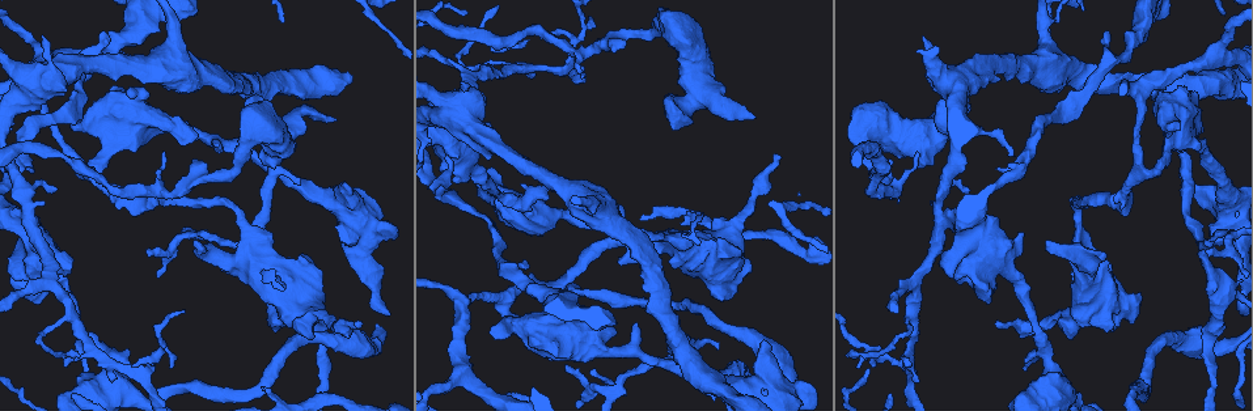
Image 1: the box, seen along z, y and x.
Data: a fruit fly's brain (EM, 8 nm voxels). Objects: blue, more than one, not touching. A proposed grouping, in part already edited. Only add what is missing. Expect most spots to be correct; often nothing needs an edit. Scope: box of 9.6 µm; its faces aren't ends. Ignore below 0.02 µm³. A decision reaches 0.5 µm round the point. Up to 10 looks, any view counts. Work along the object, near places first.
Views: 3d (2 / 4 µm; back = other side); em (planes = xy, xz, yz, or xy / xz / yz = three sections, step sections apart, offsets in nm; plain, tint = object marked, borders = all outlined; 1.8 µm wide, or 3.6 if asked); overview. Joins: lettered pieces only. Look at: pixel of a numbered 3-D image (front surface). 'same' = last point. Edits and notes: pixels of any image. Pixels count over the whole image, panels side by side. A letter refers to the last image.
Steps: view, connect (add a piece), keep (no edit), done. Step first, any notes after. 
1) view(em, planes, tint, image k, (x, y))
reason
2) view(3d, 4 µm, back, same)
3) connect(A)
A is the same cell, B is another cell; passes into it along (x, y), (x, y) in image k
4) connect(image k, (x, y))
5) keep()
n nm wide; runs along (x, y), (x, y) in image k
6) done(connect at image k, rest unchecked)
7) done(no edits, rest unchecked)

view(3d, 4 µm, image 1, (446, 157))
an open end

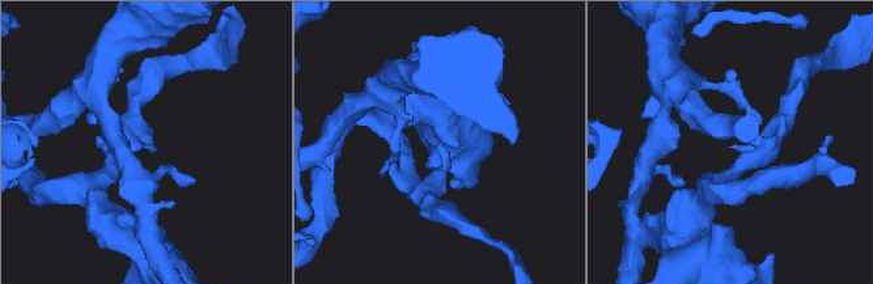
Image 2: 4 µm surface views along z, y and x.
view(em, planes, borders, image 2, (147, 145))
now the EM

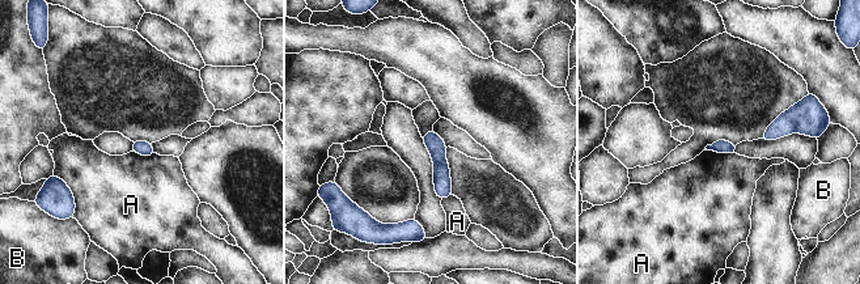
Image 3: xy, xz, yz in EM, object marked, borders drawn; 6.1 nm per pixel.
keep()
A and B are other cells; border along (54, 174), (71, 191), (75, 208) in image 3; none of them fits

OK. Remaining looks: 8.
view(3d, 2 µm, image 1, (337, 120))

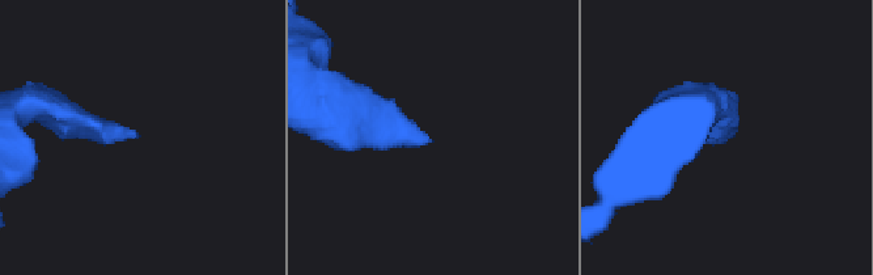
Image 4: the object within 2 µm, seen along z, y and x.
view(em, xy, step 4, borders, image 4, (727, 135))
shape alone is not enough

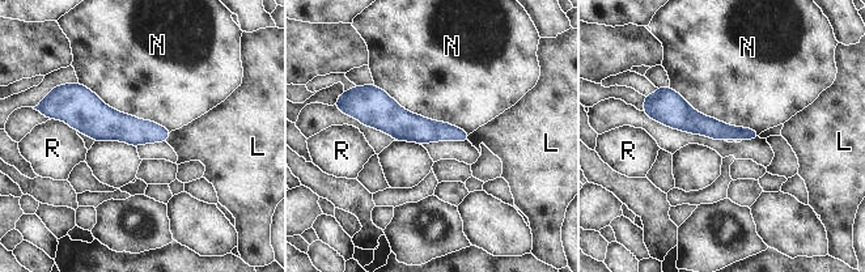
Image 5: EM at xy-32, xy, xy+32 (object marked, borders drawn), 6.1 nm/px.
keep()
L, N and R are other cells; runs along (359, 109), (466, 136) in image 5; no lettered piece goes on from it

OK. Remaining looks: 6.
view(em, planes, borders, image 1, (68, 269))
stops while still wide

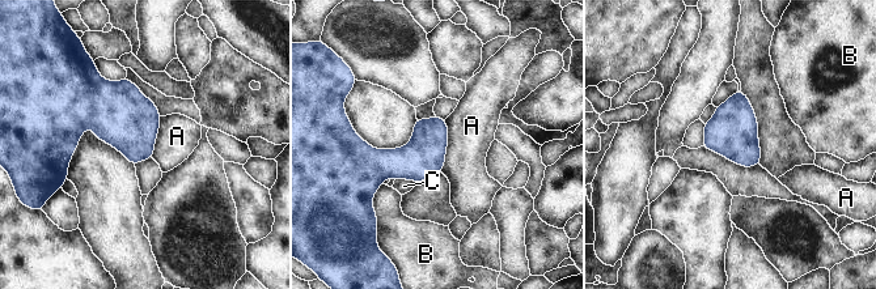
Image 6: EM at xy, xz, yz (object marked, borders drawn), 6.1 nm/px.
keep()
260 nm wide; A, B and C are other cells; none of them fits

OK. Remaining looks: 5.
view(3d, 2 µm, back, image 1, (361, 322))
branch stops here

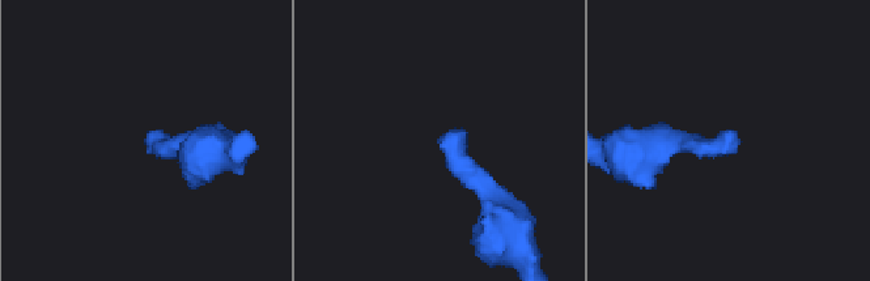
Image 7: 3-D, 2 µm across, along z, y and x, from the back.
view(em, xz, step 16, borders, image 7, (733, 130))
now the EM

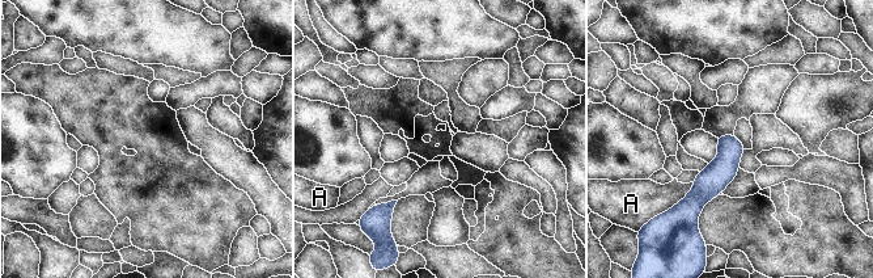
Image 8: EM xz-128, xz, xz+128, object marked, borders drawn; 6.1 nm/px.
keep()
A touches over 200 nm; A is another cell; none of them fits

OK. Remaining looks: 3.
done(no edits, rest unchecked)

